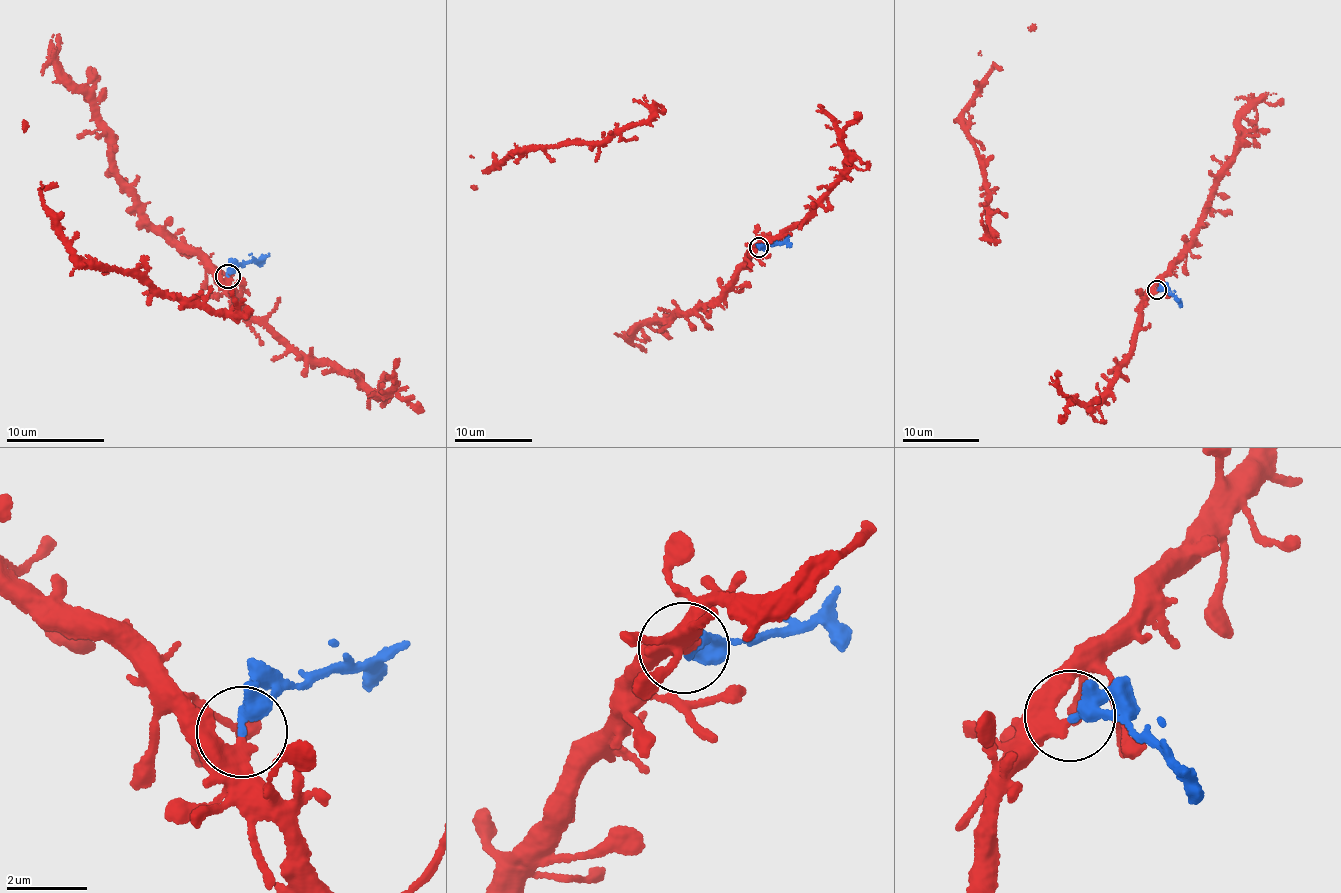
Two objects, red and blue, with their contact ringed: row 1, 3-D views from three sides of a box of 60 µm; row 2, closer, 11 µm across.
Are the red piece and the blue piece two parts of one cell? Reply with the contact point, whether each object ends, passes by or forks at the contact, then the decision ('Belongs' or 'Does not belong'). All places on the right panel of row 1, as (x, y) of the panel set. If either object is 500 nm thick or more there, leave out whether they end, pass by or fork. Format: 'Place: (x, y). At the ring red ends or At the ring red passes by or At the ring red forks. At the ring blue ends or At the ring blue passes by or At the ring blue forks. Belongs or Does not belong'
Place: (1156, 289). At the ring red ends. At the ring blue ends. Does not belong

